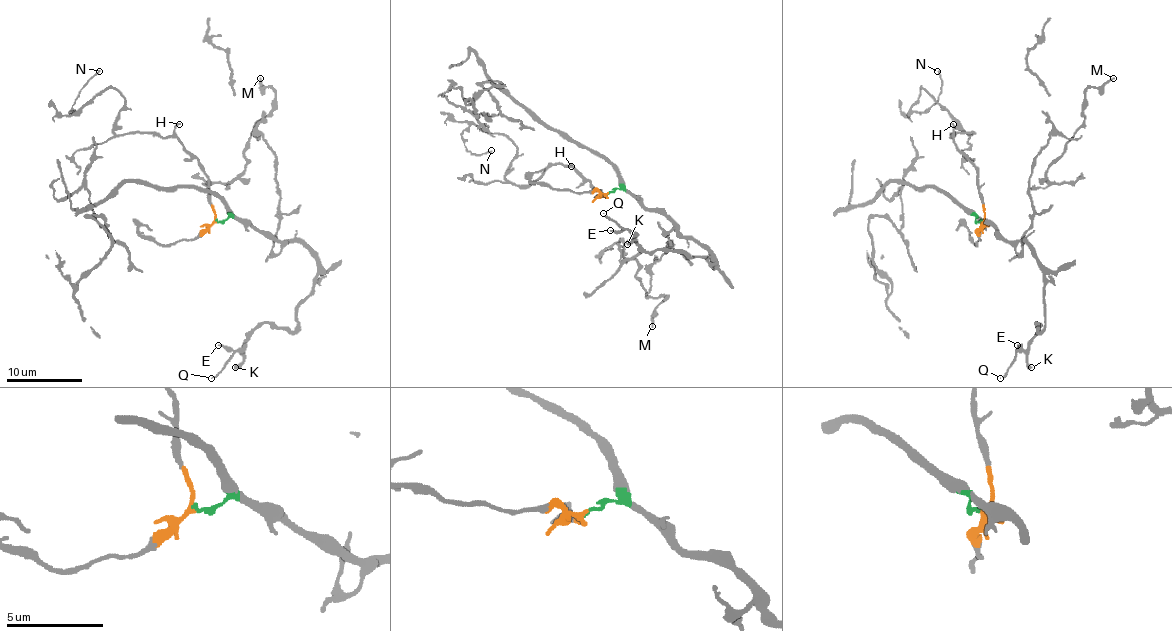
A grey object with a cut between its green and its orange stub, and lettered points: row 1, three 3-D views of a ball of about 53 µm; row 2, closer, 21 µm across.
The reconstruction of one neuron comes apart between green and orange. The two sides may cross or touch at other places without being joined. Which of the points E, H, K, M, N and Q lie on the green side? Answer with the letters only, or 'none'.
E, K, M, Q

